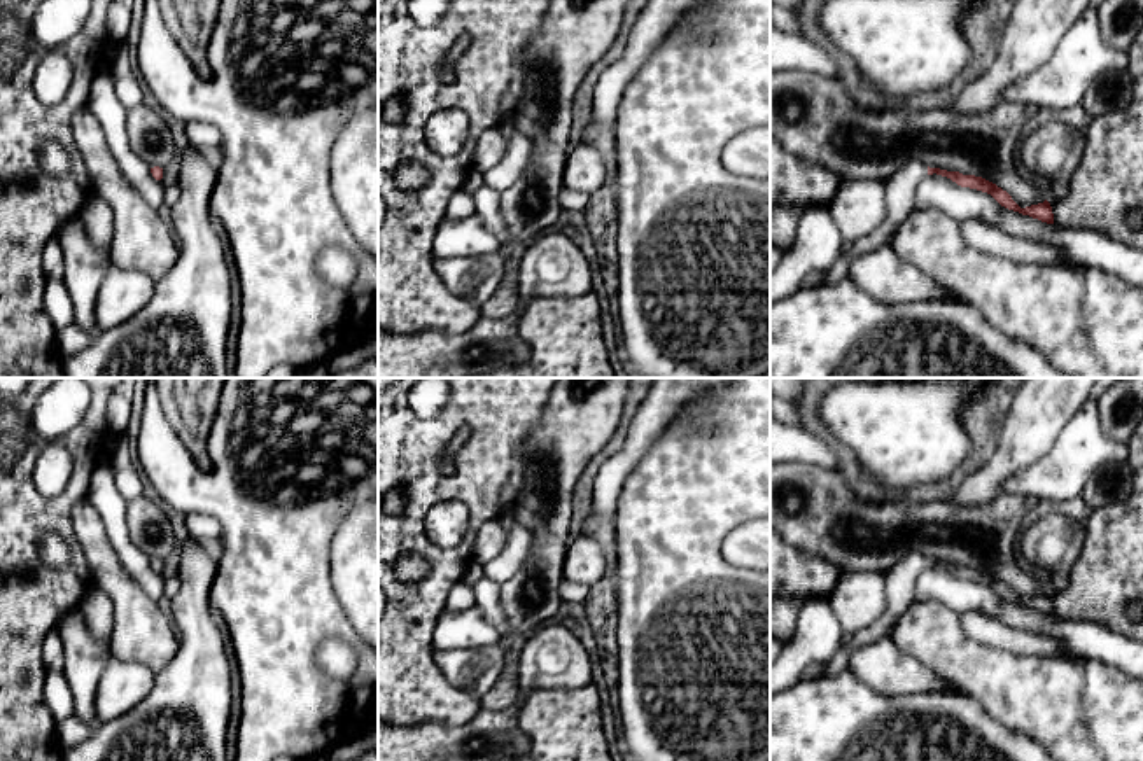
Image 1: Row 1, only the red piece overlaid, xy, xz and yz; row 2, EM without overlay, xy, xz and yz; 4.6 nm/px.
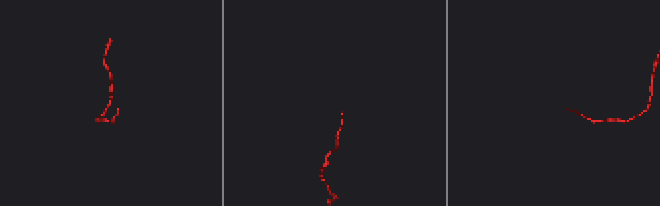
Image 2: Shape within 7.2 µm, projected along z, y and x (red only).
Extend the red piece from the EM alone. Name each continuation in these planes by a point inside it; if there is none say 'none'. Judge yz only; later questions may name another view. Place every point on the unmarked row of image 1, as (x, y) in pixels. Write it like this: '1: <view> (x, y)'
1: yz (900, 581)

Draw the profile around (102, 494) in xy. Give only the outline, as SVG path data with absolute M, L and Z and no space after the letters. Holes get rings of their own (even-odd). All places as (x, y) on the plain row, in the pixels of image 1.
M103 458L91 474L86 500L98 511L110 546L128 576L159 602L165 597L165 577L156 572L151 560L131 542L126 525L126 499L116 488L116 471Z

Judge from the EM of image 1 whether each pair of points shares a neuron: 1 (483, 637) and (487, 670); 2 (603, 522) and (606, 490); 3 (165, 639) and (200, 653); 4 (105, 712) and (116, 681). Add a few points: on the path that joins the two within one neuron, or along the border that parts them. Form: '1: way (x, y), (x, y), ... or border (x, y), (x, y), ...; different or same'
1: border (497, 642), (487, 648), (445, 649); different
2: way (603, 515), (603, 497); same
3: border (170, 614), (179, 649), (156, 674); different
4: way (107, 705), (116, 695), (116, 688); same

